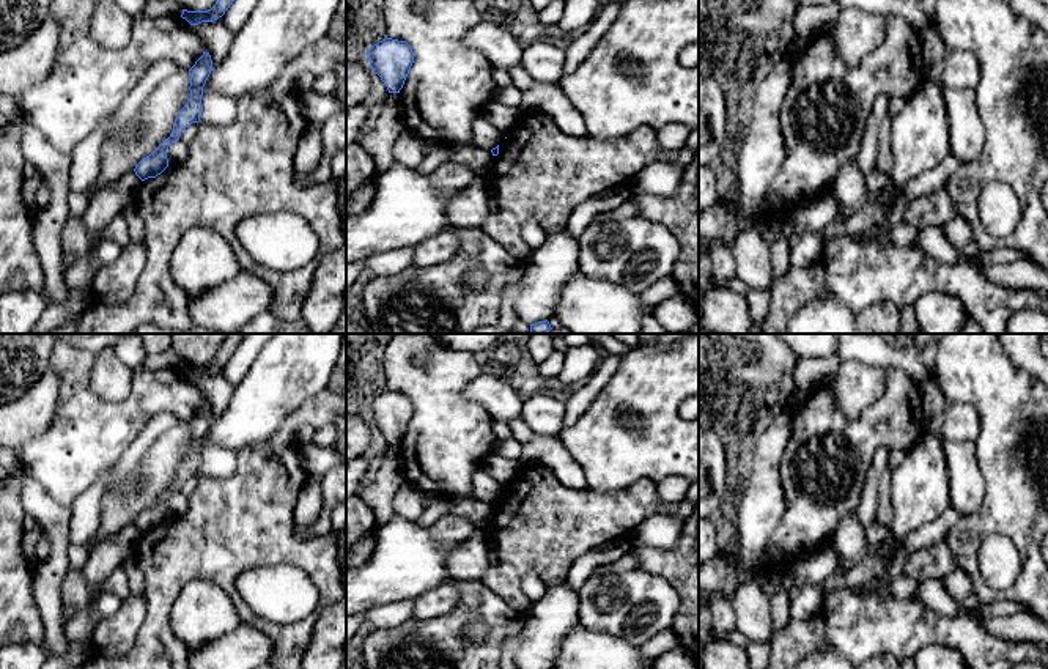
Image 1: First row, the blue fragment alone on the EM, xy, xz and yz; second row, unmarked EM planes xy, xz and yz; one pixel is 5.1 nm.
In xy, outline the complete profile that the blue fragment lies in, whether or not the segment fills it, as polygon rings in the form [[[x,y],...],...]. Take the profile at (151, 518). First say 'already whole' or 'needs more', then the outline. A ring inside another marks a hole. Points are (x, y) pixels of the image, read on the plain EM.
already whole; [[[203,405],[203,408],[195,414],[195,417],[189,422],[190,427],[190,452],[186,458],[178,464],[173,483],[168,491],[165,491],[154,505],[143,510],[134,521],[135,527],[145,534],[148,530],[156,530],[168,519],[167,502],[168,499],[179,493],[181,485],[192,475],[200,474],[201,464],[201,449],[203,439],[212,423],[211,408]]]

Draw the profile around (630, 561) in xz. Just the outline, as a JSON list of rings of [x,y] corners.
[[[629,551],[626,556],[620,557],[618,560],[601,565],[596,571],[622,573],[634,568],[637,568],[637,557],[634,556],[633,551]]]

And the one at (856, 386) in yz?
[[[845,360],[831,383],[839,408],[847,417],[858,417],[884,390],[892,367],[873,367],[859,360]]]

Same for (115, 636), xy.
[[[129,593],[121,608],[94,628],[91,638],[94,650],[109,656],[127,655],[135,645],[145,615],[146,603],[143,595]]]

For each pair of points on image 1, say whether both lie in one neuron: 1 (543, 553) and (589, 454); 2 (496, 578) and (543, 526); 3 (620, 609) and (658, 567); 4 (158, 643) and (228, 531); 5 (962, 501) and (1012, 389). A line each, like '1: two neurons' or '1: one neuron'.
1: two neurons
2: one neuron
3: two neurons
4: one neuron
5: two neurons

